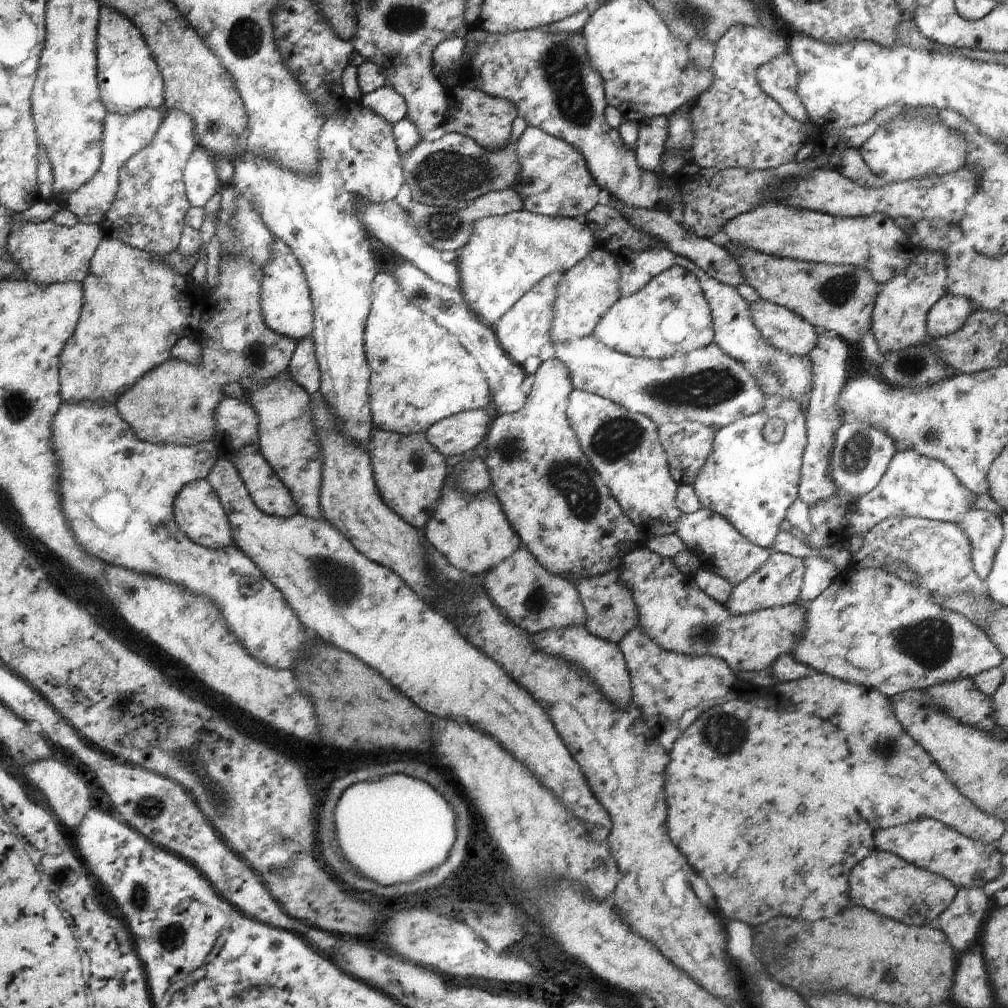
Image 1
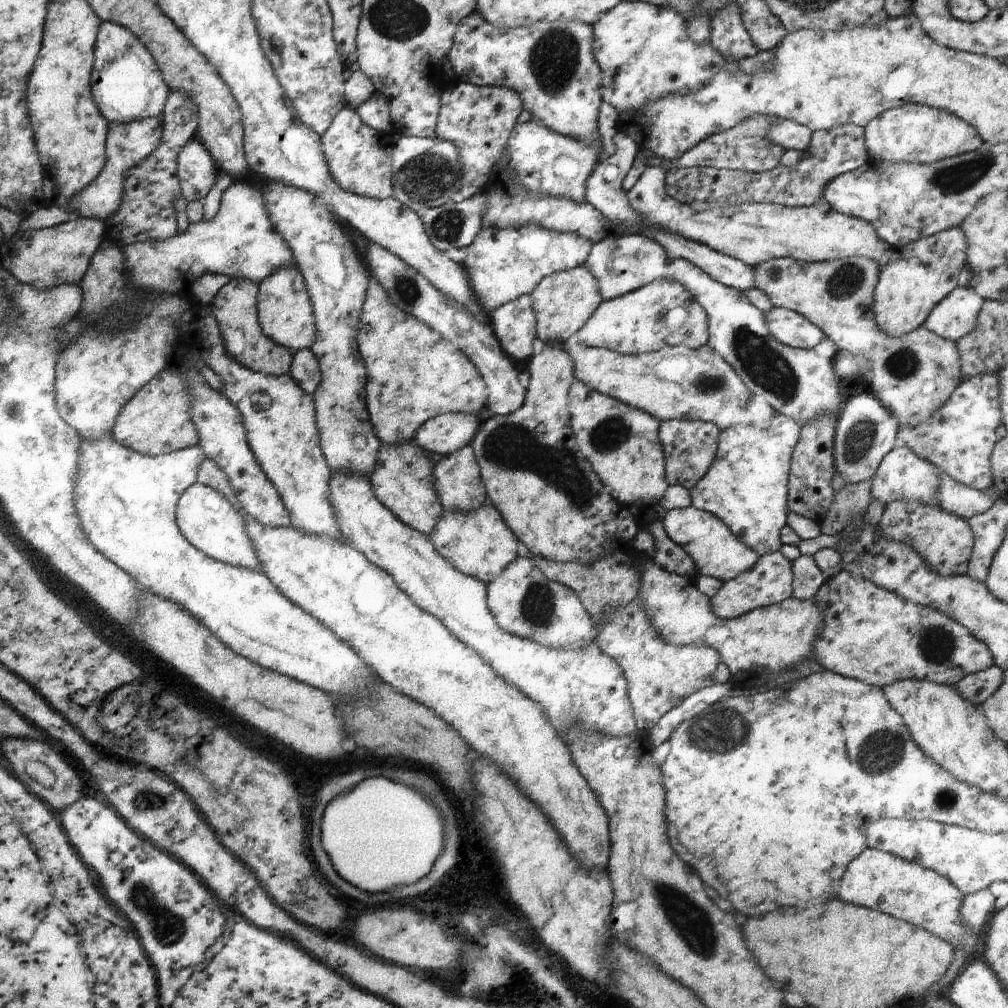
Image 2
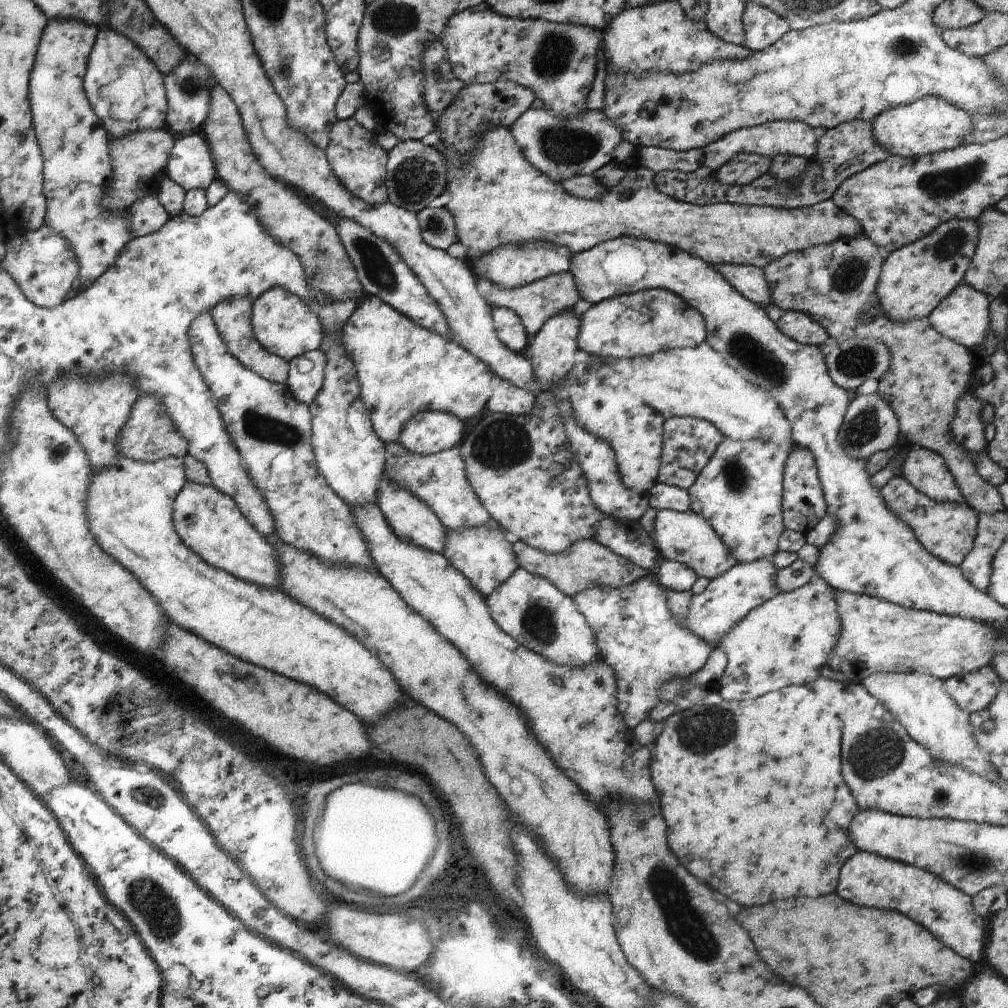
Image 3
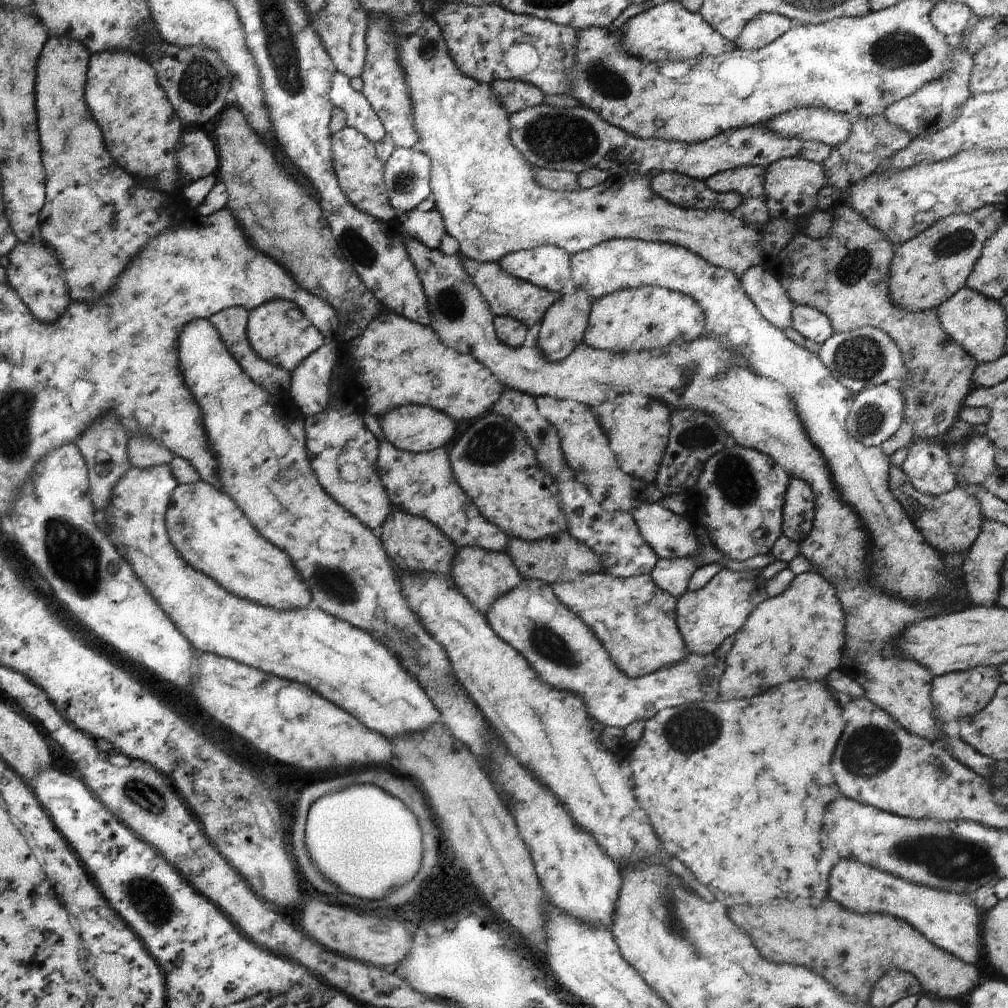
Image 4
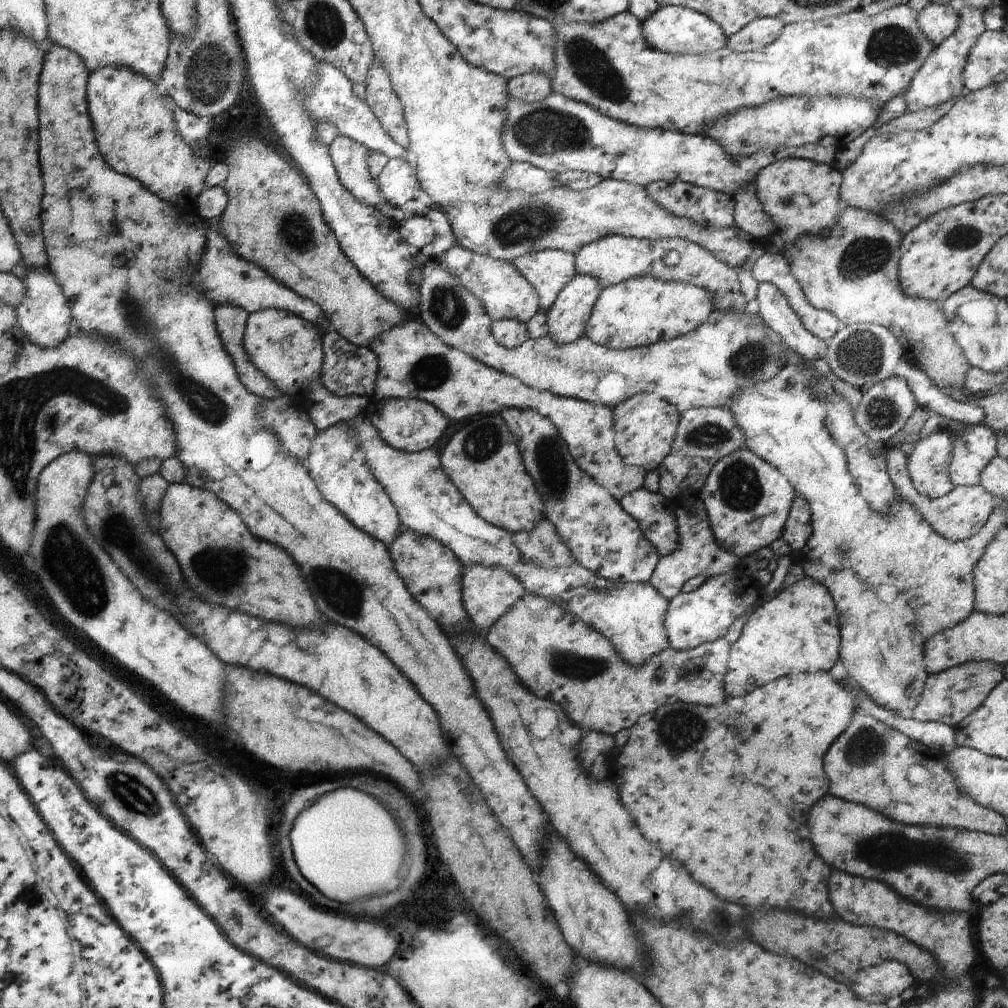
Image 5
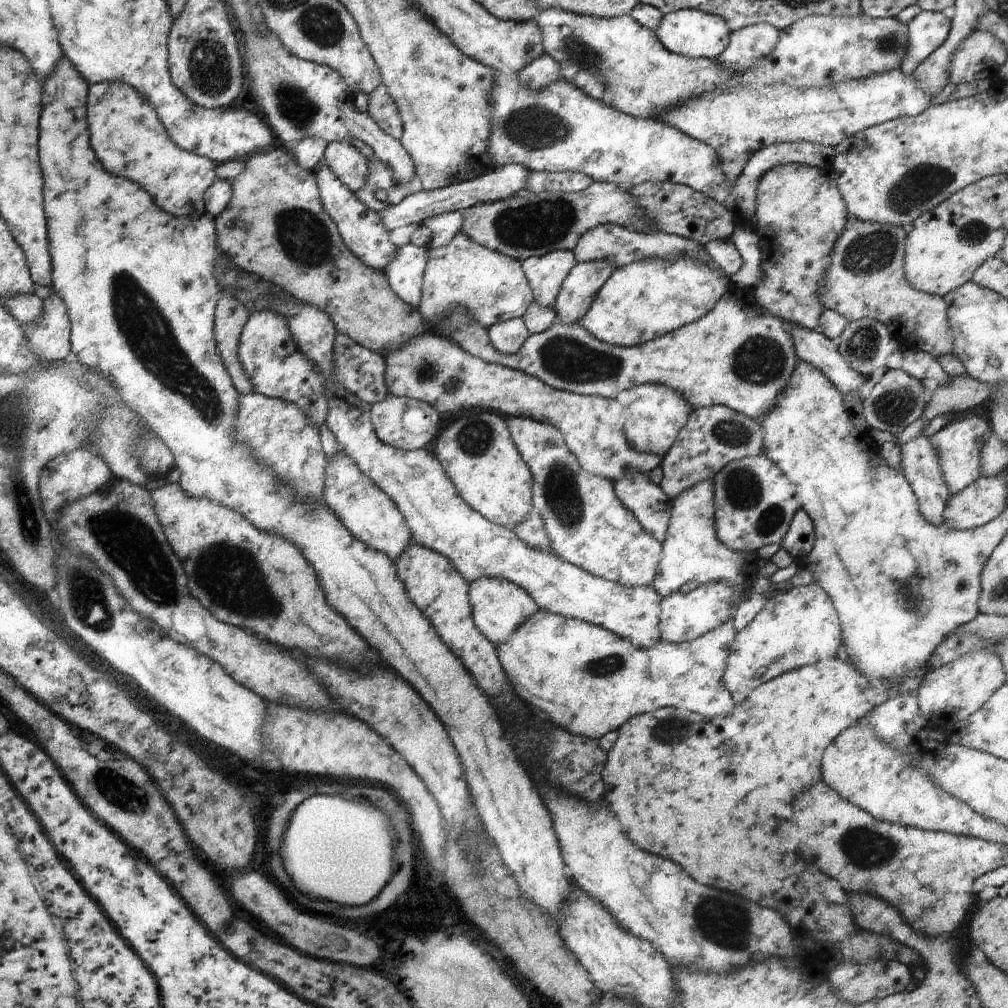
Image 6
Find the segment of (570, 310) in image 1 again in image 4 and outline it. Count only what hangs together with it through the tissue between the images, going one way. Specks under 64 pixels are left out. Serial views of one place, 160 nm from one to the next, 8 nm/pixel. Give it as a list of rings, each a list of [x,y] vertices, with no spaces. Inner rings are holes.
[[[459,253],[457,256],[462,257],[459,260],[463,270],[469,275],[482,298],[485,299],[493,316],[508,316],[529,328],[532,324],[539,323],[551,304],[559,300],[561,293],[549,292],[547,289],[509,276],[497,263],[478,263],[473,259],[464,260],[465,256]]]

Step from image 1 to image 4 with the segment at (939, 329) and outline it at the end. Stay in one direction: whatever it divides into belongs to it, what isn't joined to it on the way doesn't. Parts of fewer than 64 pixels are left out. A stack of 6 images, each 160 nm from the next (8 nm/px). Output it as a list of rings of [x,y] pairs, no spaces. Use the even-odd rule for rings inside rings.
[[[963,287],[944,300],[935,312],[943,332],[969,356],[972,356],[977,364],[991,362],[1004,354],[1007,316],[995,299],[987,298],[976,290]]]

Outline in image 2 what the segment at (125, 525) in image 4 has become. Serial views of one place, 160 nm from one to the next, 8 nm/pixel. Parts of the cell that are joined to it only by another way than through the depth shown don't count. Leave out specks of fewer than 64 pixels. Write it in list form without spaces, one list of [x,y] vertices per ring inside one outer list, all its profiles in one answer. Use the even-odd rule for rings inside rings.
[[[111,430],[102,432],[98,437],[86,439],[85,437],[78,438],[78,467],[76,470],[76,480],[74,482],[73,500],[74,509],[78,516],[80,525],[84,535],[87,536],[91,546],[98,550],[107,560],[110,560],[115,566],[118,566],[127,576],[130,576],[142,590],[152,592],[155,596],[163,597],[165,600],[170,600],[173,604],[179,605],[179,608],[186,610],[191,616],[194,616],[209,632],[219,640],[225,642],[227,648],[231,648],[235,654],[259,664],[267,670],[278,672],[283,676],[288,676],[293,680],[299,680],[303,684],[319,688],[323,692],[329,694],[339,694],[339,696],[347,696],[347,694],[361,696],[362,690],[371,684],[373,681],[378,680],[377,676],[372,672],[360,656],[340,638],[337,638],[331,630],[323,626],[318,620],[315,620],[310,614],[303,612],[301,608],[295,606],[290,600],[287,600],[276,588],[271,581],[260,572],[255,572],[253,569],[234,567],[230,564],[213,560],[199,552],[194,546],[191,546],[183,535],[179,532],[174,519],[174,508],[179,498],[179,495],[189,486],[196,482],[197,471],[199,465],[207,459],[203,454],[202,448],[199,445],[185,447],[176,451],[163,453],[160,455],[146,455],[136,450],[127,448],[119,441],[114,439]]]

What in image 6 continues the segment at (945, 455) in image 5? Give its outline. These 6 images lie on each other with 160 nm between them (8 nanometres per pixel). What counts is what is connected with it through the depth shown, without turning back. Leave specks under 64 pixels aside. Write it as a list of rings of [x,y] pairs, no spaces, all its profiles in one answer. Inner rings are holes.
[[[918,435],[902,444],[901,459],[903,475],[917,499],[921,516],[931,525],[945,526],[942,522],[942,512],[950,492],[942,479],[937,453],[931,446],[928,437]]]

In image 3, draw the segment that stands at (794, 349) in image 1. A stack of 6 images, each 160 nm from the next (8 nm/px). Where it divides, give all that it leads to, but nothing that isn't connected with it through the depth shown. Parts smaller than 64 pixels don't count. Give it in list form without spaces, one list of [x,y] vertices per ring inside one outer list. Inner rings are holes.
[[[783,311],[775,326],[778,332],[802,345],[818,347],[829,338],[825,329],[802,311]]]

